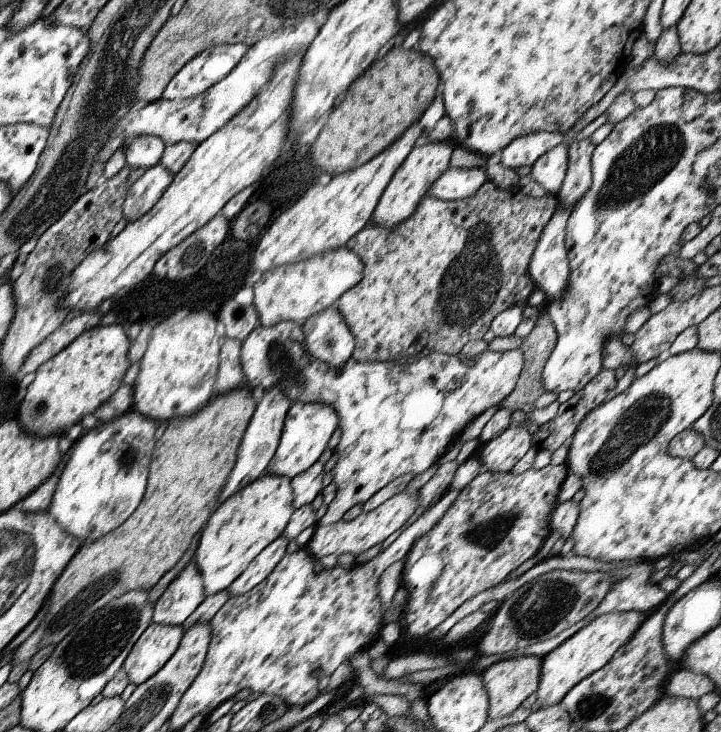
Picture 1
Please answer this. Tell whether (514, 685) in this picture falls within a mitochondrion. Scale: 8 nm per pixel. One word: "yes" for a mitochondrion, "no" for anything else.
yes

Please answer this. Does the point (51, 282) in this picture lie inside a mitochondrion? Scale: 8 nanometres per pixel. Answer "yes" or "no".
yes

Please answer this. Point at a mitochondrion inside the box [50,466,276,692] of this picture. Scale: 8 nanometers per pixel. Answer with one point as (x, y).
(98, 643)

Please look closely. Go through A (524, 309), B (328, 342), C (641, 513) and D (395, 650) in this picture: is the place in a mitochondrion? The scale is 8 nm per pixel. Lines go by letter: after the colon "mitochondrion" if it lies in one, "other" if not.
A: other
B: mitochondrion
C: other
D: other

